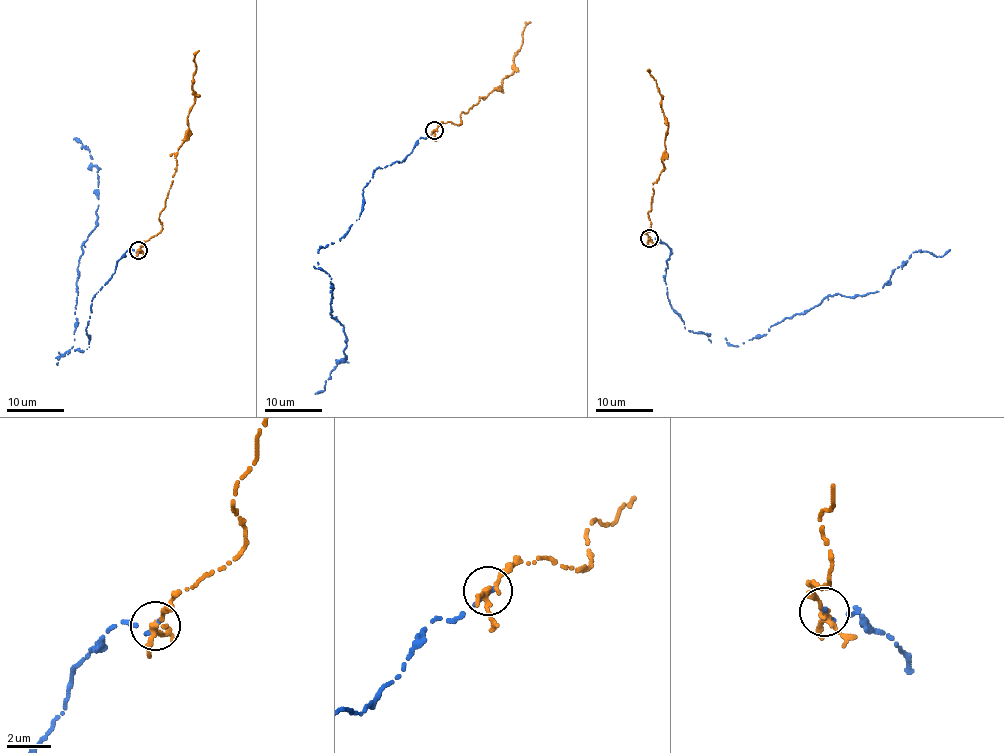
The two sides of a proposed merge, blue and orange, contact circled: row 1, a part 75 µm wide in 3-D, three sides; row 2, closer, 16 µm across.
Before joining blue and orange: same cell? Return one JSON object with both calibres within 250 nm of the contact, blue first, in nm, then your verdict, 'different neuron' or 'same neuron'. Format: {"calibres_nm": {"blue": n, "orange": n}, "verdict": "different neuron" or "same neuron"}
{"calibres_nm": {"blue": 190, "orange": 220}, "verdict": "same neuron"}

